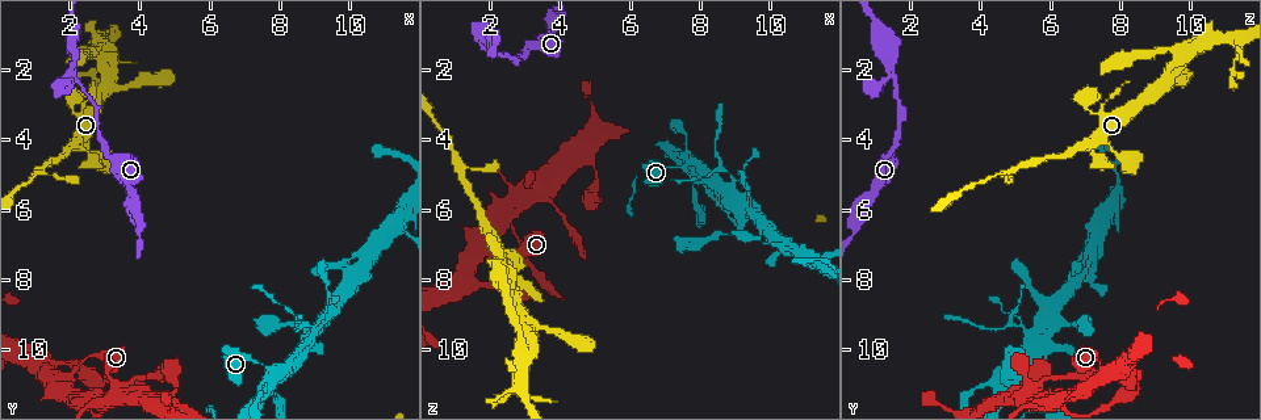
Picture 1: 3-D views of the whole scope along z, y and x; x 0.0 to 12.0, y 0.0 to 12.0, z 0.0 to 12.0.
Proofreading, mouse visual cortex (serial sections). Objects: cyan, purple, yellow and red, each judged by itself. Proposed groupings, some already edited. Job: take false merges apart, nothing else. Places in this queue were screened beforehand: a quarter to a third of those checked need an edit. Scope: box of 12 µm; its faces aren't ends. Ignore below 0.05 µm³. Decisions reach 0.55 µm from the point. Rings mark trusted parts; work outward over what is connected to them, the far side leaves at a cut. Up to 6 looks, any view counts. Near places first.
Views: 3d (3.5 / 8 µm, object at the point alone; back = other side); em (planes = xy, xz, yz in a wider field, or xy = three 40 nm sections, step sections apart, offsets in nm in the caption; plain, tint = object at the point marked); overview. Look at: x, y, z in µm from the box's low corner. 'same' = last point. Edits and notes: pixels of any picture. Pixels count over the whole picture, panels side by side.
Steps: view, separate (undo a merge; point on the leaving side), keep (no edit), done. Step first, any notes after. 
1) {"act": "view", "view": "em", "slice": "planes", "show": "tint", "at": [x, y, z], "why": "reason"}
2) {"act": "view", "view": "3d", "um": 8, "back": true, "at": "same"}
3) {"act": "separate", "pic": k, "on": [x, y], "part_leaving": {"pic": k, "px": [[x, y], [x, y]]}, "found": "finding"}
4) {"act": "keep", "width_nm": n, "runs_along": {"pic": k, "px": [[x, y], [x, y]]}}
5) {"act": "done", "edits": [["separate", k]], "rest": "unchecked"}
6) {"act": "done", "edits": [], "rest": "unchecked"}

{"act": "view", "view": "3d", "um": 3.5, "at": [2.8, 2.0, 11.3], "why": "abrupt turn"}

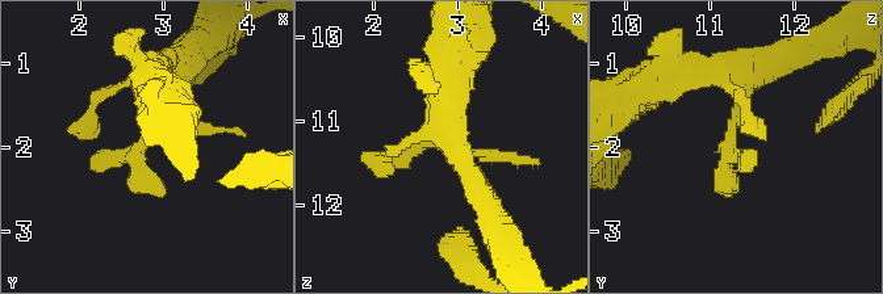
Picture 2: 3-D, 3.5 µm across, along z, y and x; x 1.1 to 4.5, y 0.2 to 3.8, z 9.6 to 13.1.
{"act": "view", "view": "em", "slice": "xy", "step": 2, "show": "tint", "at": [2.75, 1.95, 11.20]}

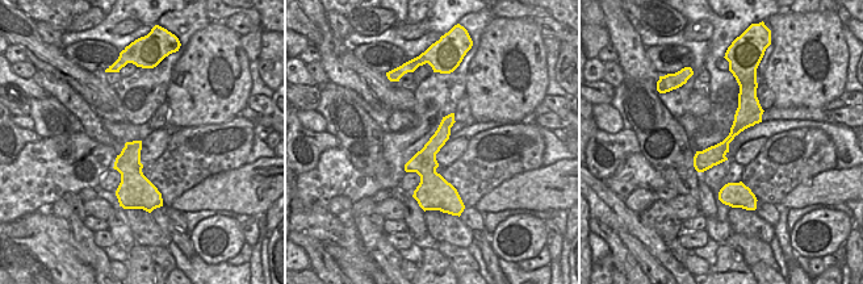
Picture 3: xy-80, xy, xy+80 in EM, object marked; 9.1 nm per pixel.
{"act": "keep", "width_nm": 220, "runs_along": {"pic": 3, "px": [[742, 90], [742, 121], [700, 168]]}, "found": "continuous, no second cell"}

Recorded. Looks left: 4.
{"act": "view", "view": "3d", "um": 3.5, "at": [2.1, 2.1, 1.6], "why": "arms run side by side"}

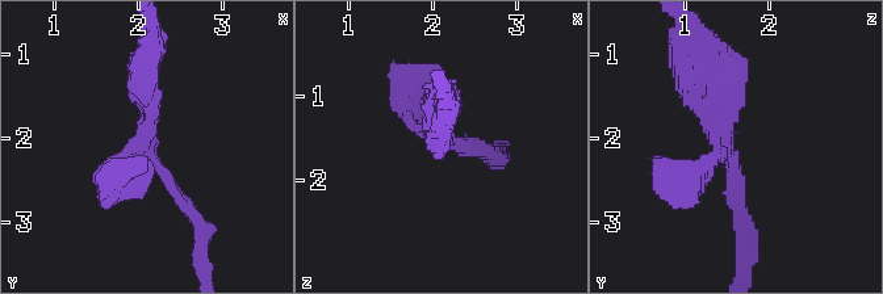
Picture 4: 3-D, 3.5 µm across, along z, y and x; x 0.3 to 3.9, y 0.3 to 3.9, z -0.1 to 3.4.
{"act": "view", "view": "em", "slice": "xy", "step": 1, "show": "tint", "at": [2.10, 2.10, 1.55], "arms": 4, "arm_widths_nm": [150, 250, 300, 300], "why": "need the tissue"}

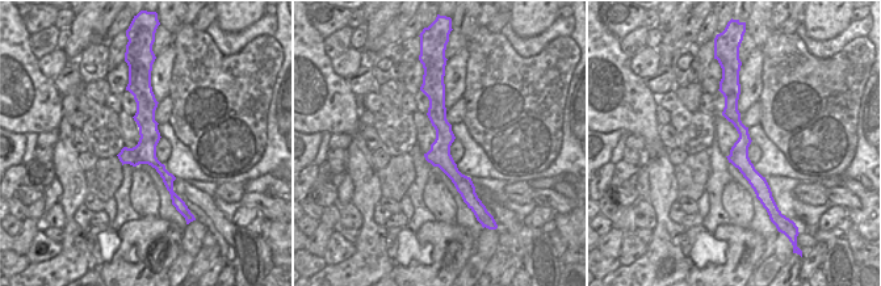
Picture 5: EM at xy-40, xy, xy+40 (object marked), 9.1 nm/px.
{"act": "keep", "width_nm": 200, "runs_along": {"pic": 5, "px": [[432, 91], [443, 159], [466, 197]]}, "found": "continuous, no second cell"}

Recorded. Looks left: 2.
{"act": "view", "view": "3d", "um": 3.5, "at": [7.7, 10.8, 4.5], "why": "a narrow waist"}

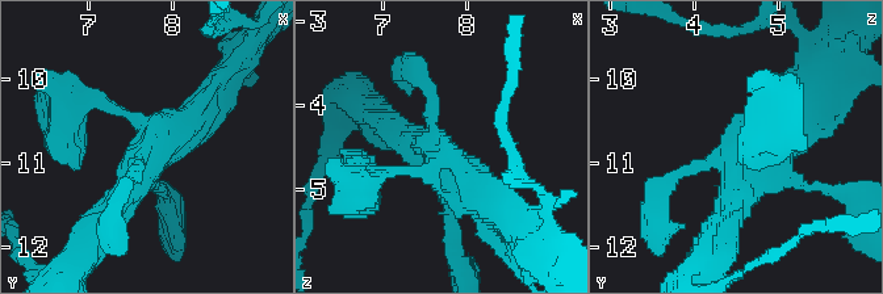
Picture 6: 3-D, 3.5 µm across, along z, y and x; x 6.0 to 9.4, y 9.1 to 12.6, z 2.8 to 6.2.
{"act": "view", "view": "em", "slice": "xy", "step": 3, "show": "tint", "at": [7.75, 10.75, 4.55]}

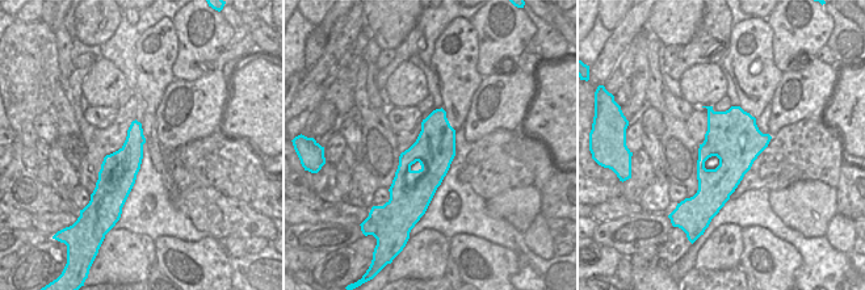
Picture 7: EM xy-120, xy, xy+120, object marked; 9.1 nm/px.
{"act": "keep", "runs_along": {"pic": 6, "px": [[762, 100], [728, 209]]}, "found": "continuous, no second cell"}

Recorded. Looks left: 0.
{"act": "done", "edits": [], "rest": "unchecked"}

